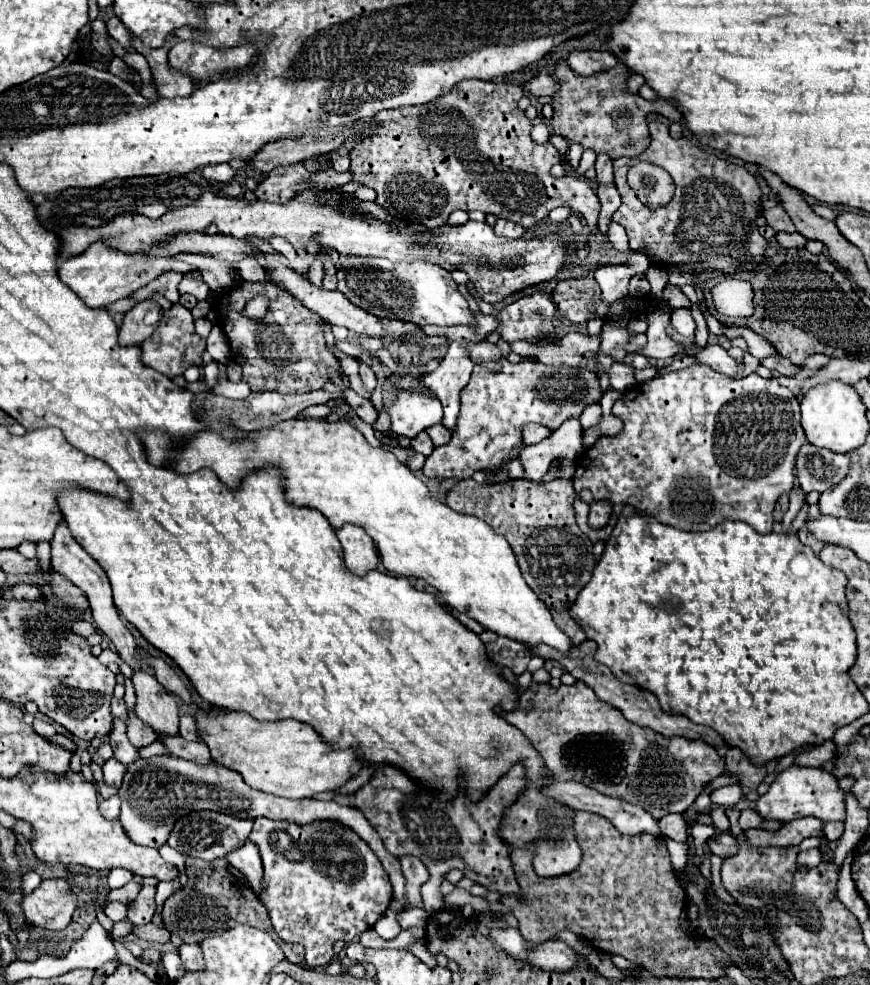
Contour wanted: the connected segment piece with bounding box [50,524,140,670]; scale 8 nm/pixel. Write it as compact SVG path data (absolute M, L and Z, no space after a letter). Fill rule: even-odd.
M60 524L54 532L54 538L52 538L52 570L58 572L60 576L68 578L72 584L76 584L86 596L88 596L88 602L90 602L90 608L92 608L92 616L94 616L94 622L96 626L110 638L110 642L116 646L116 652L118 656L122 658L124 664L128 664L132 670L138 670L140 668L140 656L138 656L138 648L136 648L136 642L132 638L132 634L124 628L122 620L120 620L120 614L112 602L112 590L110 590L110 582L108 582L108 576L106 572L102 570L102 566L92 558L88 556L82 546L72 538L70 530L66 528L66 524Z

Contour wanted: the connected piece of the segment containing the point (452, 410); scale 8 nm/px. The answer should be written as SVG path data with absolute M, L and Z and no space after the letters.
M472 312L474 316L474 322L468 324L468 326L452 326L452 327L439 327L435 325L426 325L422 329L427 335L446 335L450 338L450 344L448 344L448 352L446 356L442 358L438 370L434 370L432 374L426 374L422 376L422 384L430 390L436 392L438 400L442 402L444 406L444 418L442 418L442 426L448 428L448 430L454 430L456 428L456 420L458 420L458 412L460 412L460 392L462 388L468 384L470 380L470 374L472 374L472 360L470 360L470 354L468 354L468 344L474 344L474 342L482 342L490 332L496 330L498 322L494 316L486 316L486 314L480 314L480 312Z

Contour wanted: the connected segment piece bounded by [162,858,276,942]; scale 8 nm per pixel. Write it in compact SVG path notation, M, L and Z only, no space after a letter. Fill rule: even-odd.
M186 858L186 876L188 884L176 894L172 894L164 902L162 920L168 928L172 928L184 942L202 942L214 930L232 928L236 924L248 924L260 928L276 938L272 930L268 910L260 904L256 894L246 888L230 870L226 858L216 858L212 862L204 862L198 858Z

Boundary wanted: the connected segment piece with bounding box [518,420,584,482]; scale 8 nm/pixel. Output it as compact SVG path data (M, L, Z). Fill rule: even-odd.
M568 420L540 444L526 446L524 452L520 452L518 460L522 462L524 470L528 472L528 480L538 482L546 474L546 470L554 458L576 460L582 452L584 452L582 426L578 420Z

